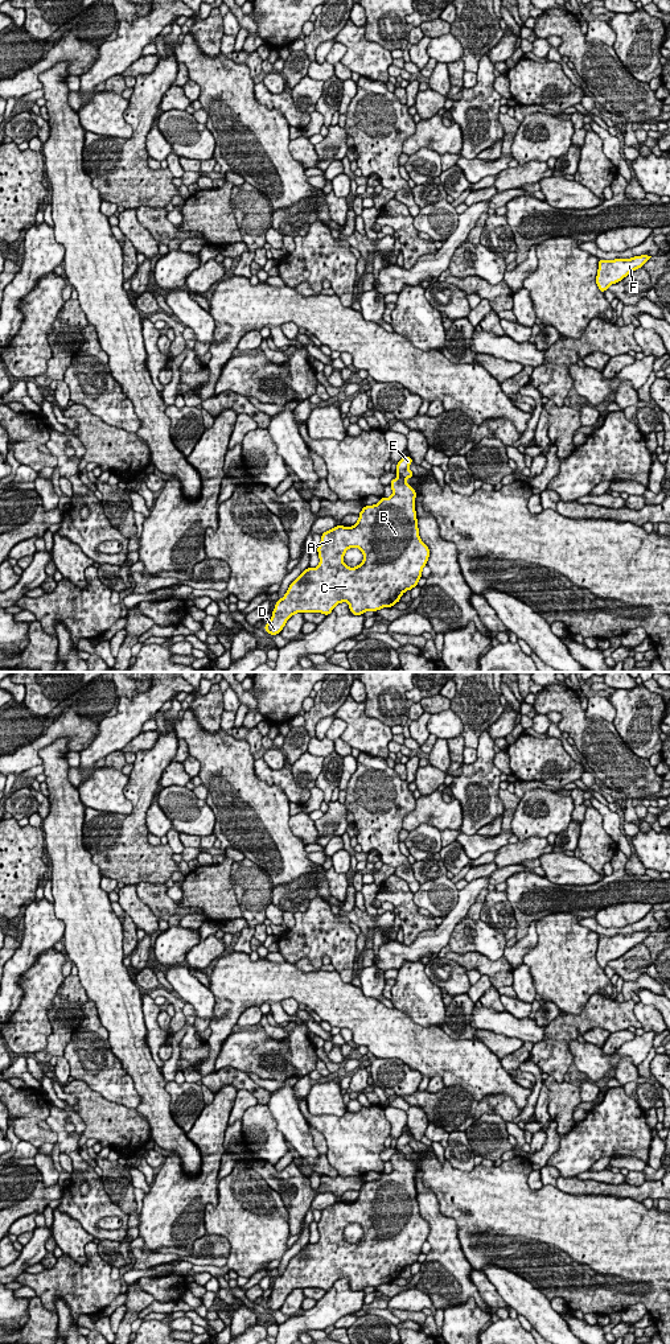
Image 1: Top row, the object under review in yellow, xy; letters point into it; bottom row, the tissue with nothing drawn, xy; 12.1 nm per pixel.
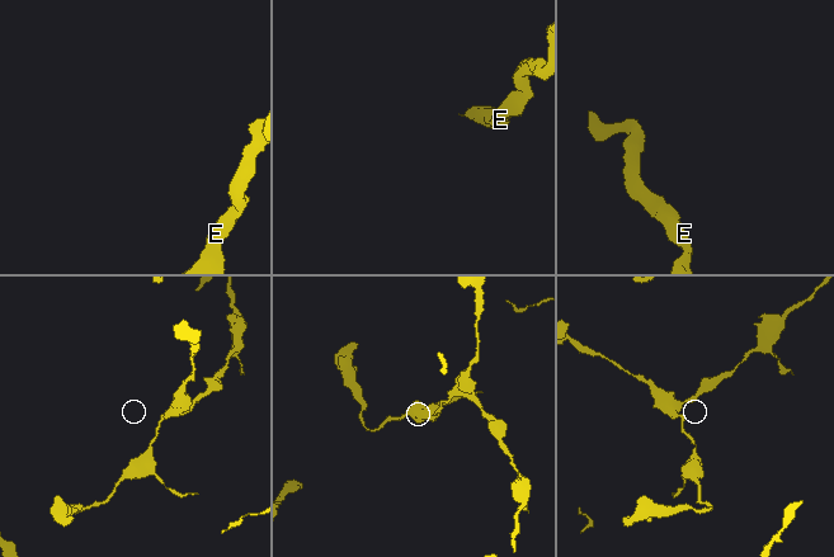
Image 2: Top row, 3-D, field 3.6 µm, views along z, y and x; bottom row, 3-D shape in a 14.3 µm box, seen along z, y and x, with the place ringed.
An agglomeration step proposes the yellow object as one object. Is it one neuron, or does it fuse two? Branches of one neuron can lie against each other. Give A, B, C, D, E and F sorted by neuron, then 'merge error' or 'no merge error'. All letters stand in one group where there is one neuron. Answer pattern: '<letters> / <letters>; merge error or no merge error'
A B C D E F; no merge error

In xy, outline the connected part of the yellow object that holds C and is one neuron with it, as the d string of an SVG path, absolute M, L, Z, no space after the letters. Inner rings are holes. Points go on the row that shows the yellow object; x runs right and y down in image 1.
M406 455L396 463L398 477L390 482L392 488L390 498L382 496L379 503L363 507L353 527L336 525L321 535L317 547L318 566L307 568L291 582L285 595L276 602L270 622L263 627L268 634L279 634L296 613L329 615L341 602L348 602L354 615L391 607L400 601L404 591L418 586L422 570L429 558L429 548L419 536L416 491L406 482L414 477L408 469L411 463L412 458ZM349 548L359 548L363 553L363 561L355 568L344 564L344 554Z

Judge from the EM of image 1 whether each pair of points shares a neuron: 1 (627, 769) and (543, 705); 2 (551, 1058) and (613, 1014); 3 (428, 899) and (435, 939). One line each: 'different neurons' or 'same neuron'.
1: same neuron
2: same neuron
3: different neurons

